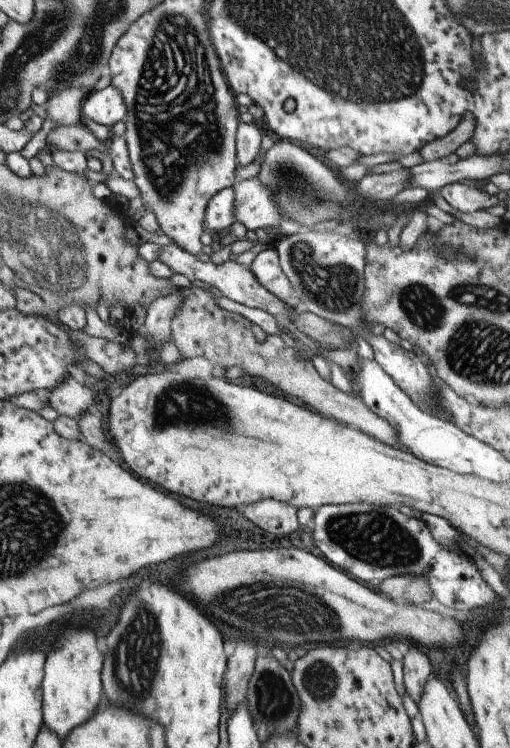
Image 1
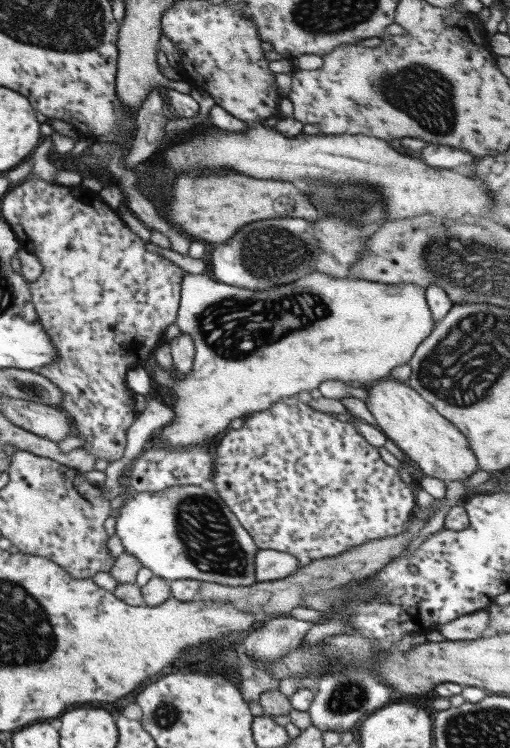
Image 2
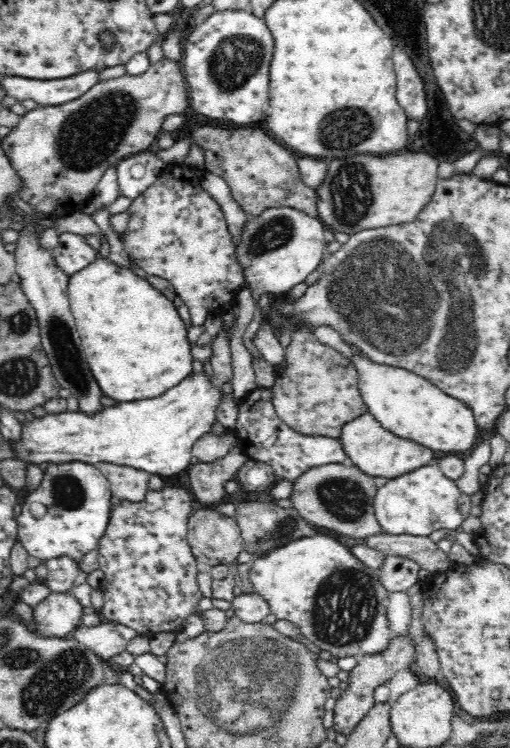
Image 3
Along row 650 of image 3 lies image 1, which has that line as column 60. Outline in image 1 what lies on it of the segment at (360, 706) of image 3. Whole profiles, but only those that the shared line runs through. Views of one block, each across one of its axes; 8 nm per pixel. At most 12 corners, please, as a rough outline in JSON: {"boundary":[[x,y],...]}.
{"boundary":[[68,375],[49,392],[59,415],[95,409],[92,390]]}

